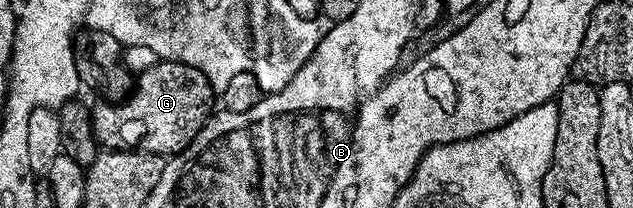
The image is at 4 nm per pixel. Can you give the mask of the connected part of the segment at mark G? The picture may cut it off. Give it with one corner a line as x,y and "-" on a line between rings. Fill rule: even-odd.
161,60
157,64
153,64
153,68
149,68
145,73
138,75
137,81
134,83
133,89
130,95
123,99
122,102
108,102
106,100
100,101
94,109
91,111
91,119
93,120
93,132
95,133
95,139
98,140
100,147
103,150
138,150
144,146
148,154
161,154
164,156
174,156
180,154
190,144
192,140
197,136
197,132
207,123
207,119
211,117
213,113
213,105
217,102
217,90
216,87
211,85
211,82
205,76
205,72
201,72
197,68
193,68
189,64
184,62
168,62

